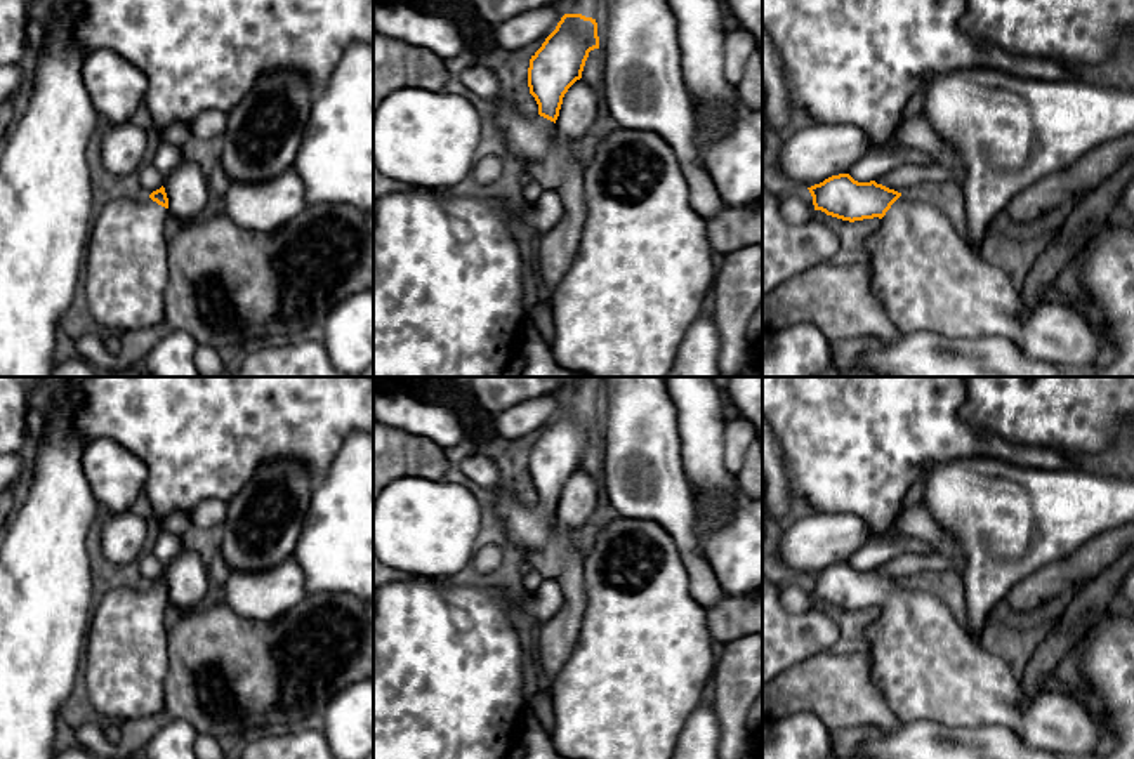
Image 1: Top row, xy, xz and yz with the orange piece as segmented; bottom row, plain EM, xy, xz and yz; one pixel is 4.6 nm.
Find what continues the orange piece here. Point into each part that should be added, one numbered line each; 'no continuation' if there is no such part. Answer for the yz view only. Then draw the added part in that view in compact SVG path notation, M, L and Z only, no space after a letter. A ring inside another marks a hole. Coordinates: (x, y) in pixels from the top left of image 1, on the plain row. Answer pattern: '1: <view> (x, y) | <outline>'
1: yz (928, 667) | M901 584L867 627L872 677L901 724L936 721L950 728L1005 726L1033 749L1063 759L1096 759L1103 726L1092 710L1075 698L1042 691L1026 696L1007 665L986 643L974 643L952 610L924 584Z

